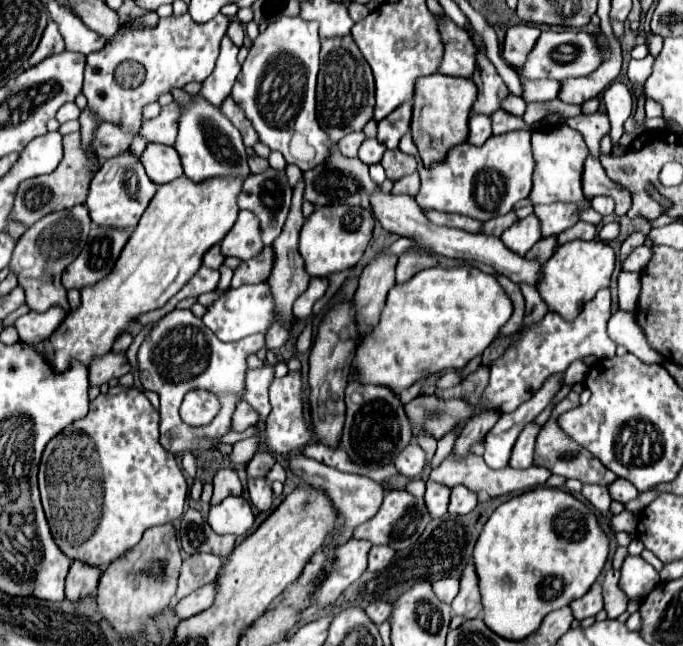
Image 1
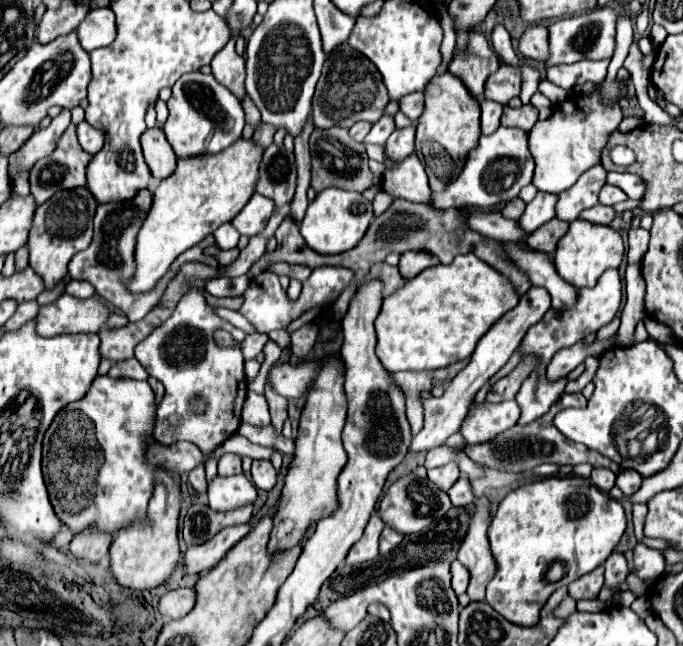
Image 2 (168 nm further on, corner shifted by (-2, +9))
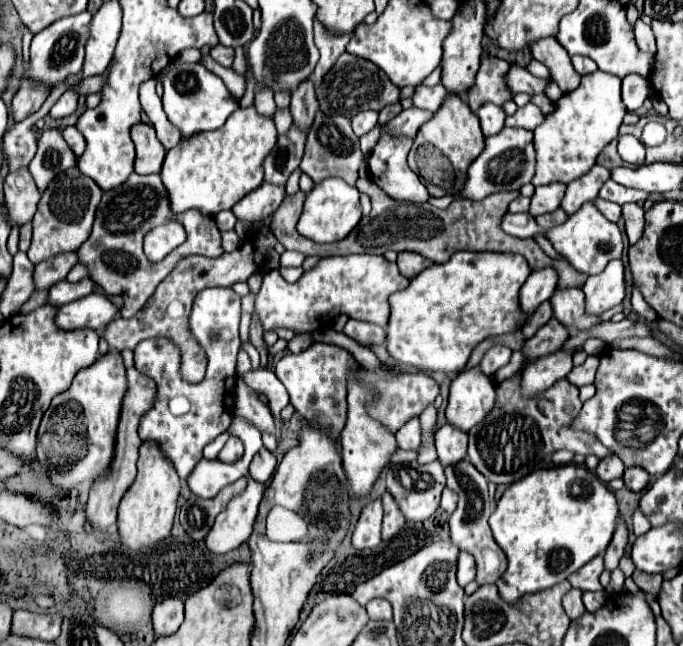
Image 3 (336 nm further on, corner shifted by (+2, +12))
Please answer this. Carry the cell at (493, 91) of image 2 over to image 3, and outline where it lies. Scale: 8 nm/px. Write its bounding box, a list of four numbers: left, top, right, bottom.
[506,66,550,94]

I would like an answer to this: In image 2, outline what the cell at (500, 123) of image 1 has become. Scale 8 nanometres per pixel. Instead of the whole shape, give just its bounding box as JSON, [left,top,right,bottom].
[502,105,538,131]

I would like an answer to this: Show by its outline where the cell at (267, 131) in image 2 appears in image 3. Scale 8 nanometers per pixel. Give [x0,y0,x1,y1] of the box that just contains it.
[254,86,276,116]

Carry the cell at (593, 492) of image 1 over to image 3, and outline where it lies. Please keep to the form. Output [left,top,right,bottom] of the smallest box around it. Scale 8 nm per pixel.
[596,454,626,482]

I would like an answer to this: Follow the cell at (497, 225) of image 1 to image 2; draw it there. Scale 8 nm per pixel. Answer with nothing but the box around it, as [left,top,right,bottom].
[500,199,526,219]

